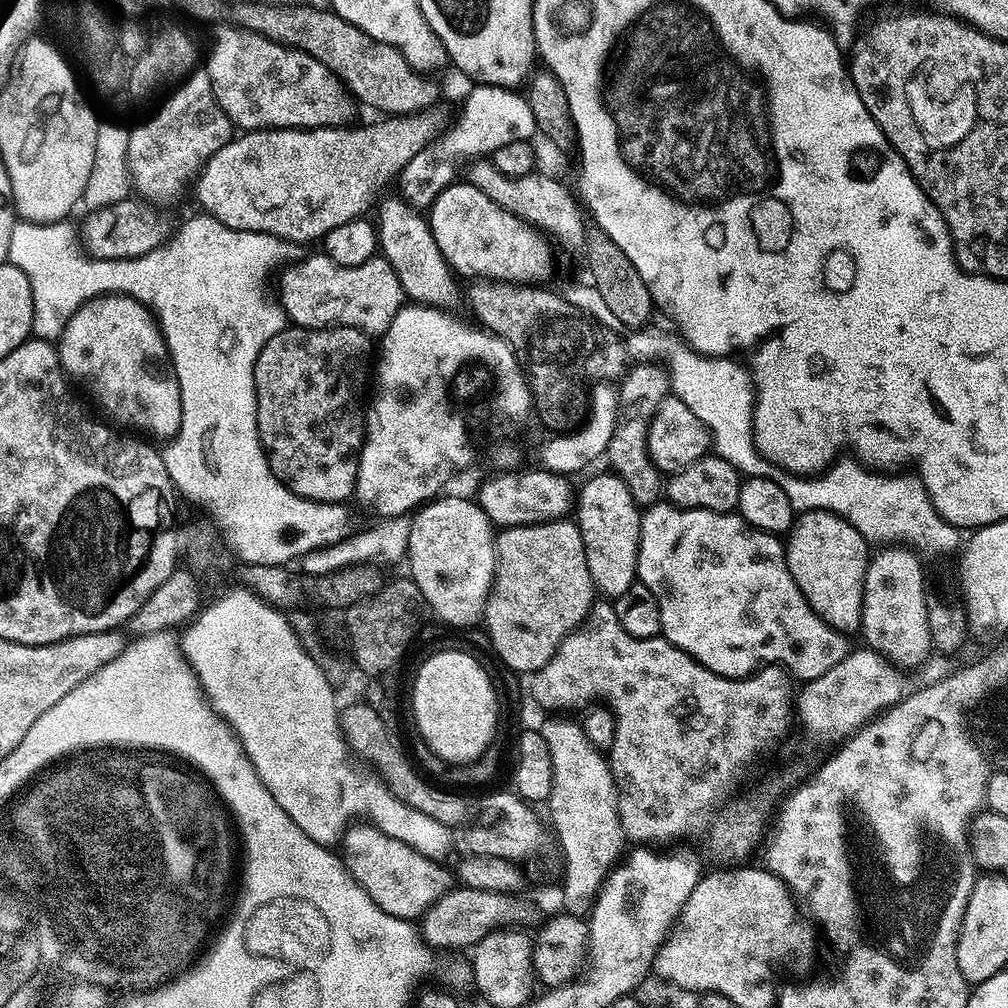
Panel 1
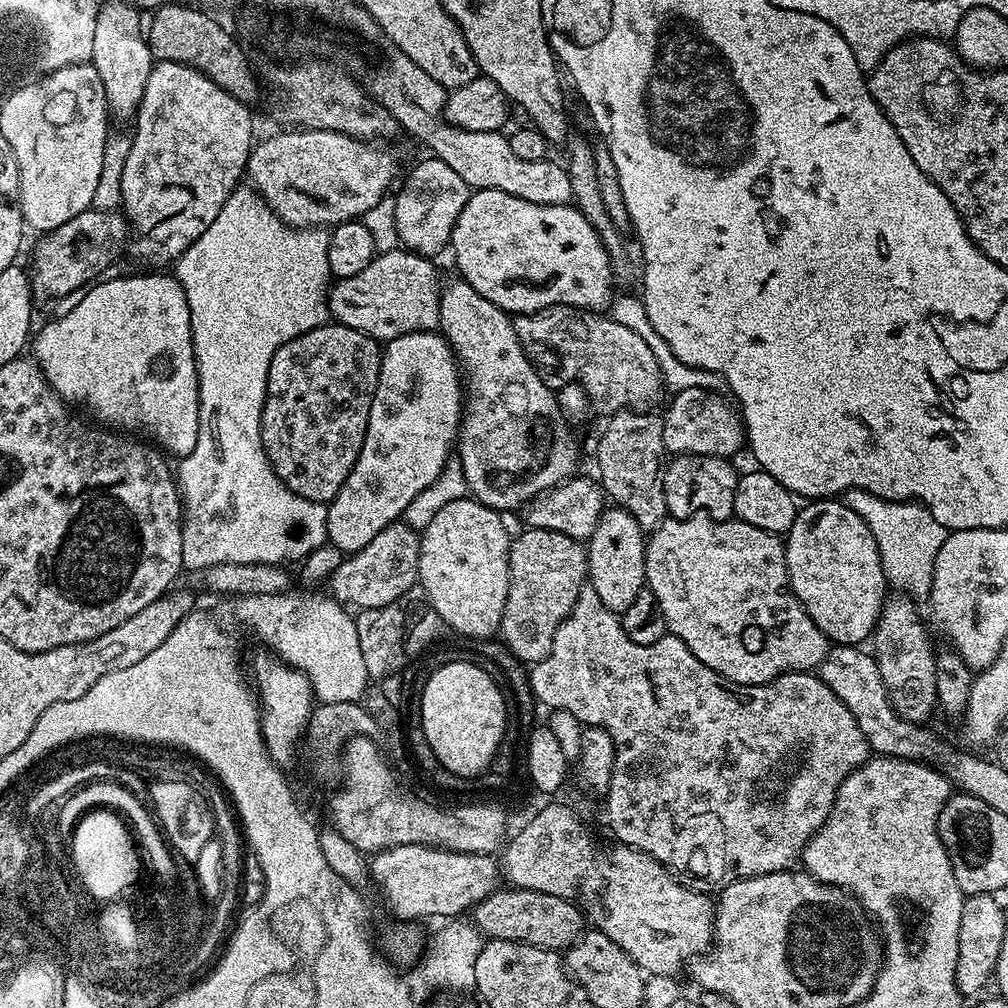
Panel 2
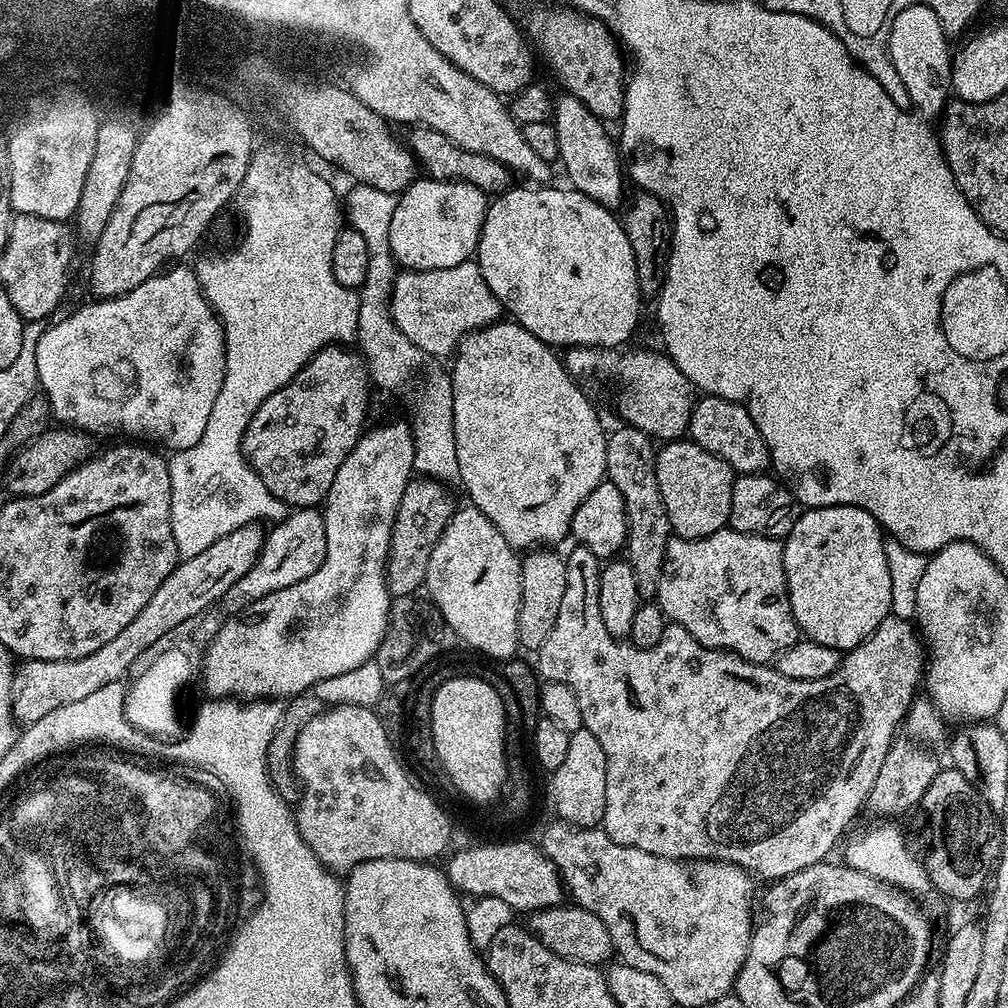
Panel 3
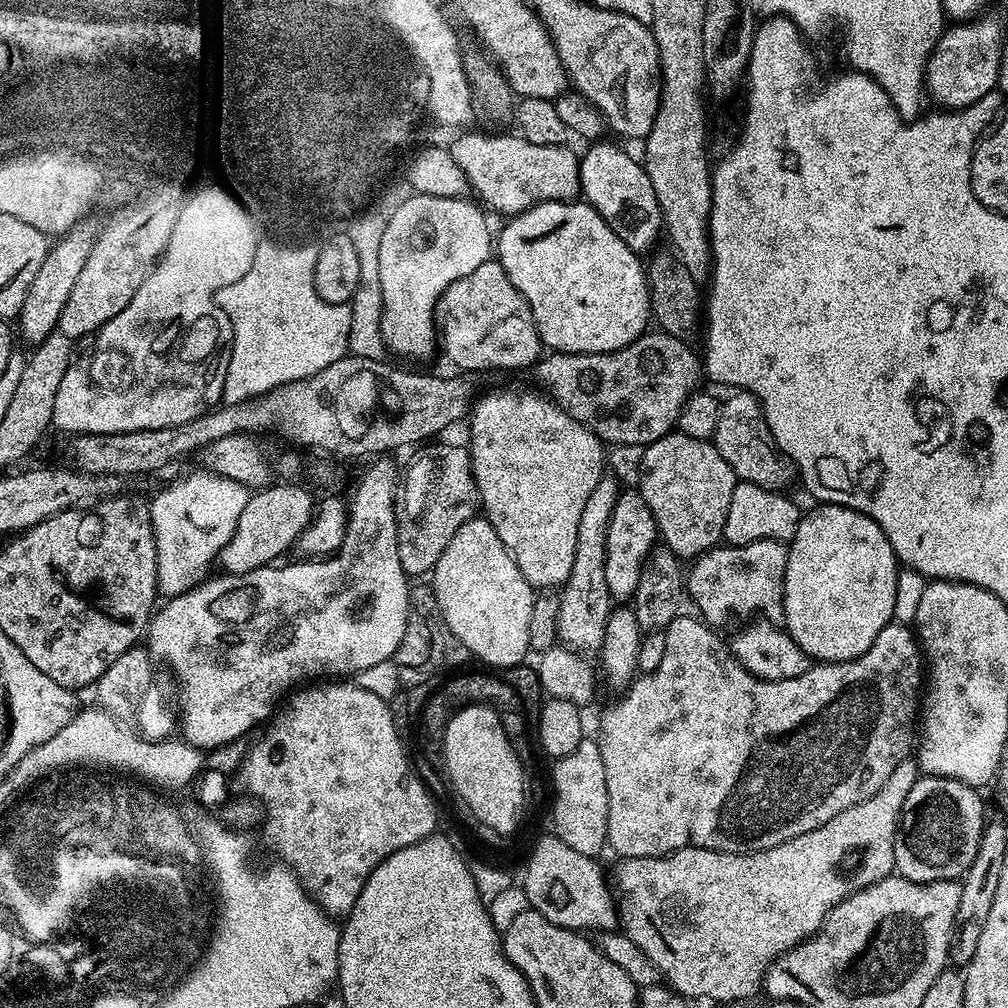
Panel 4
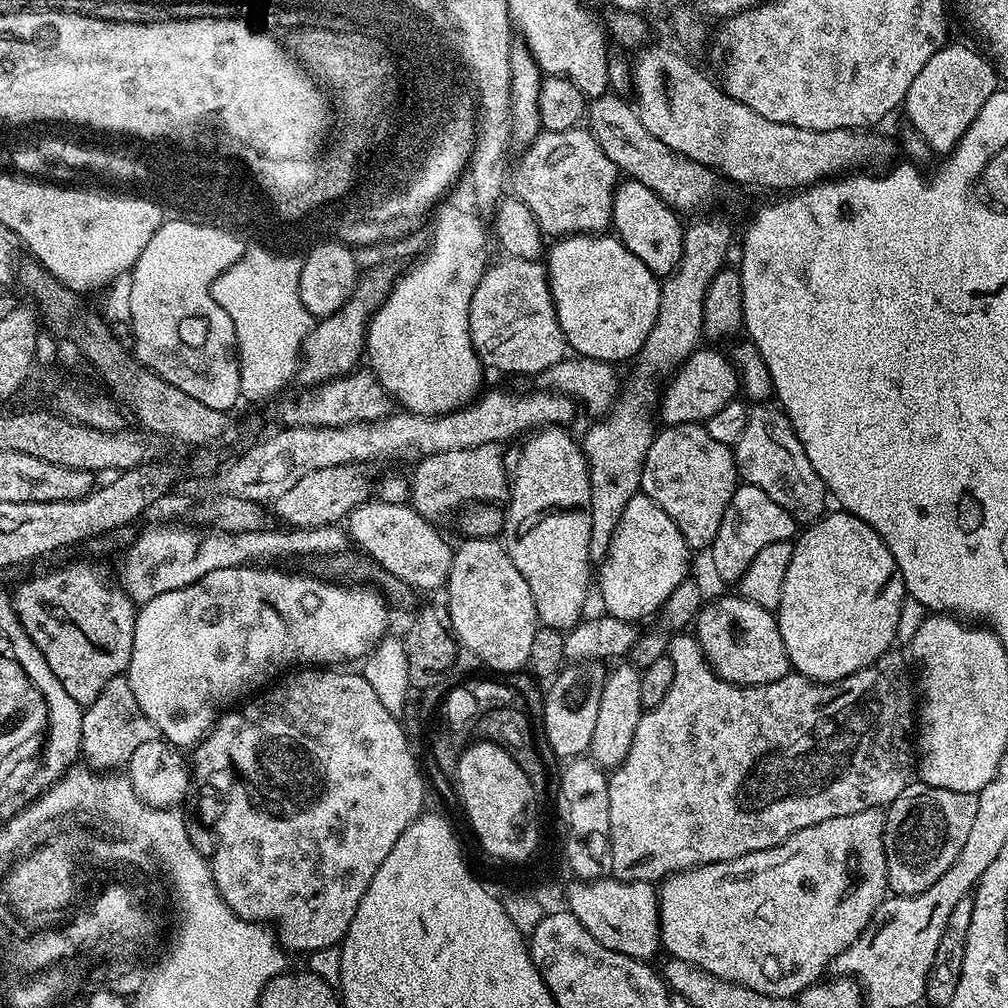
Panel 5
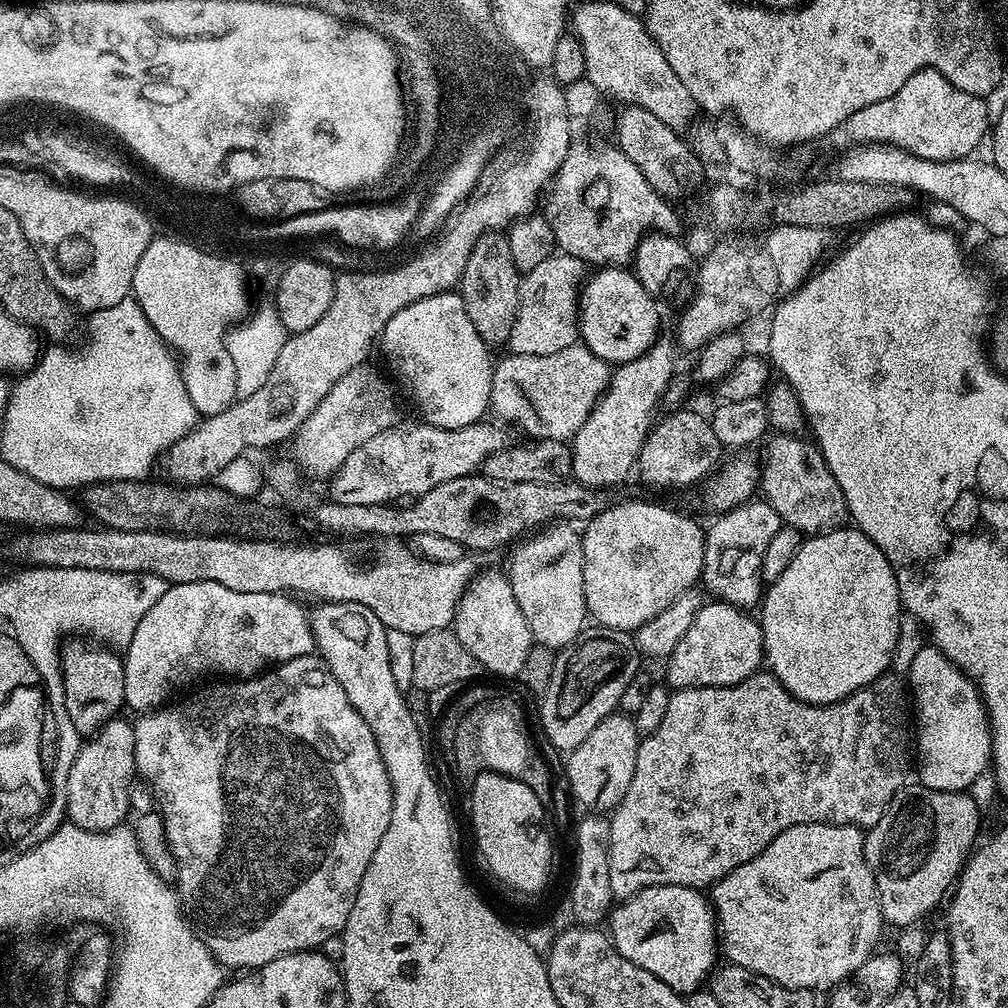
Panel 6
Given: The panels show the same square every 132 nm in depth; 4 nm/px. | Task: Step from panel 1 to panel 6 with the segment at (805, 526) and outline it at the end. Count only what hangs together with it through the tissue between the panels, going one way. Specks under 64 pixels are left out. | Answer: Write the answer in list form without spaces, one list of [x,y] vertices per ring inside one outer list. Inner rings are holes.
[[[845,526],[809,535],[798,554],[794,554],[794,562],[782,570],[782,578],[767,585],[758,608],[767,667],[794,698],[807,704],[833,704],[865,688],[892,668],[901,615],[894,570],[886,554],[864,532],[855,526]]]

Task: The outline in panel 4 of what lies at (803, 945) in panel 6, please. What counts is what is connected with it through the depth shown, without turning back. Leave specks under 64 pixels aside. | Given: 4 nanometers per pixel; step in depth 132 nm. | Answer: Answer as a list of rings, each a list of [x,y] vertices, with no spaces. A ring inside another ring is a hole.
[[[911,759],[904,760],[894,770],[894,774],[890,774],[890,778],[875,794],[870,798],[866,798],[862,802],[858,802],[854,806],[850,806],[850,810],[842,810],[842,814],[834,814],[834,818],[830,818],[830,822],[826,822],[822,826],[818,826],[814,830],[806,830],[806,834],[798,834],[798,838],[790,838],[786,842],[782,842],[778,846],[770,846],[763,848],[757,852],[719,852],[718,850],[710,850],[709,848],[683,848],[677,852],[671,852],[669,856],[651,856],[650,858],[630,858],[629,860],[621,859],[620,865],[616,868],[616,880],[614,876],[614,884],[618,889],[618,920],[622,925],[624,935],[630,938],[630,942],[634,942],[634,946],[638,946],[638,950],[642,950],[642,954],[646,954],[646,958],[650,958],[650,962],[654,962],[654,966],[659,970],[661,977],[674,989],[679,992],[681,996],[687,996],[689,1001],[696,1002],[696,1000],[748,1000],[757,991],[761,991],[764,983],[764,975],[766,970],[779,958],[784,952],[788,952],[792,948],[797,948],[804,940],[809,940],[810,937],[815,936],[817,932],[824,927],[824,919],[828,916],[828,911],[834,907],[838,902],[842,902],[850,894],[854,894],[858,890],[862,890],[866,886],[870,886],[874,882],[878,882],[882,878],[893,875],[896,872],[896,863],[894,862],[894,838],[896,837],[896,822],[900,818],[900,811],[906,802],[906,794],[910,794],[910,790],[914,790],[916,781],[918,779],[918,768]]]

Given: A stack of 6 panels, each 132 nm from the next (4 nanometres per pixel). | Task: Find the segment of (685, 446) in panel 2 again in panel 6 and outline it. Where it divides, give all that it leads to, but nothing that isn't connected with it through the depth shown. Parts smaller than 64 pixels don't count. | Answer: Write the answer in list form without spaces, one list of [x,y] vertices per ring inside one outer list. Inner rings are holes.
[[[776,434],[767,444],[764,460],[762,456],[759,491],[781,521],[787,527],[797,528],[801,534],[819,534],[845,527],[850,517],[842,486],[838,486],[838,478],[834,478],[830,466],[826,466],[815,443],[799,436]]]

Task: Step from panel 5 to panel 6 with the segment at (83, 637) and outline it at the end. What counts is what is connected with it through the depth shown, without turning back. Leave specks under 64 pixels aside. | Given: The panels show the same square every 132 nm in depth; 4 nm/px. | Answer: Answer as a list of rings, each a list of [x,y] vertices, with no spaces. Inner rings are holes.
[[[72,638],[63,645],[60,653],[60,679],[64,682],[66,714],[70,722],[74,722],[76,733],[81,738],[93,736],[103,724],[117,719],[121,715],[120,708],[125,707],[124,662],[115,654],[111,647],[88,638]]]

